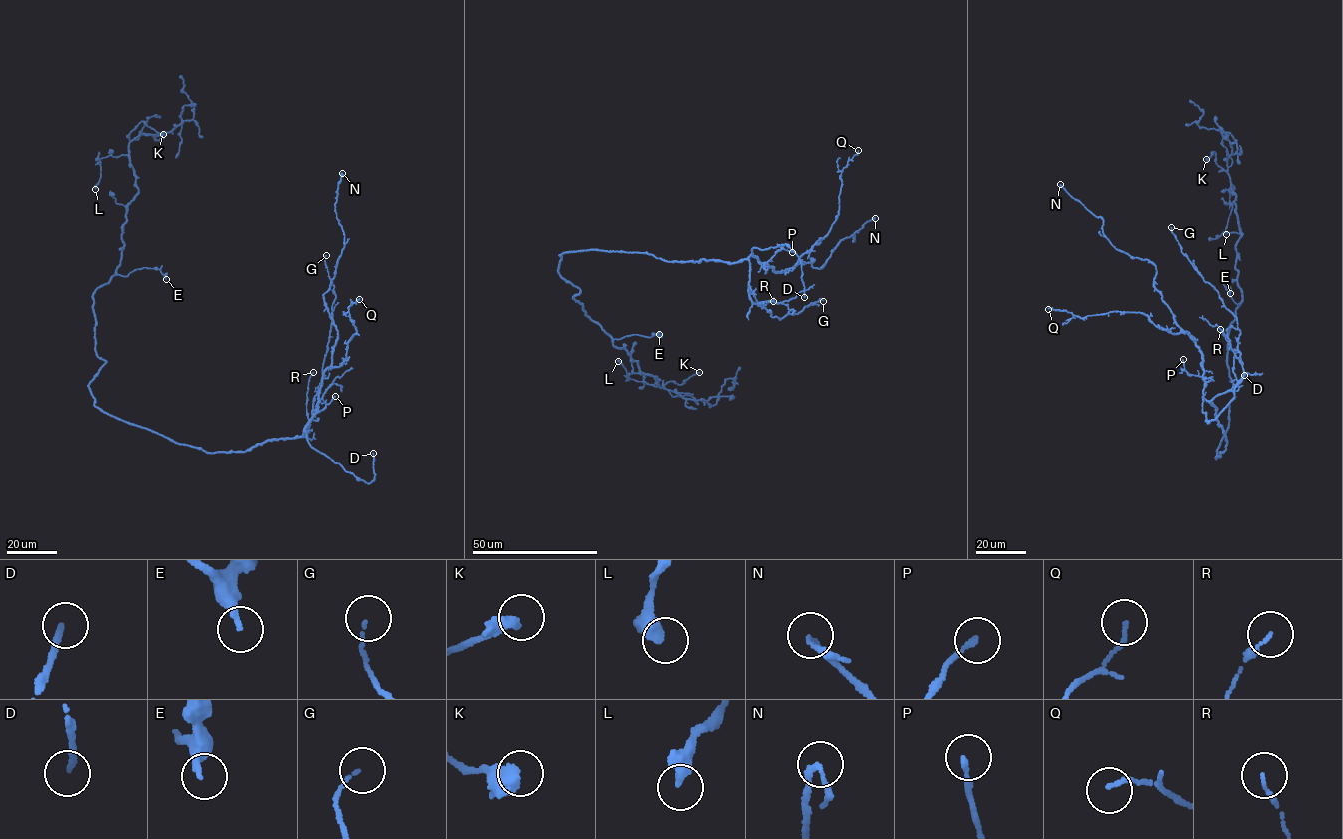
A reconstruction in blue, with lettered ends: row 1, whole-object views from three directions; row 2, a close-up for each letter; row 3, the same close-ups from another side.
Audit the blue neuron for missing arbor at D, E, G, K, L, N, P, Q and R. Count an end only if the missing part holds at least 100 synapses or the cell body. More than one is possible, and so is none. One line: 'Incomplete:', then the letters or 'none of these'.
Incomplete: D

